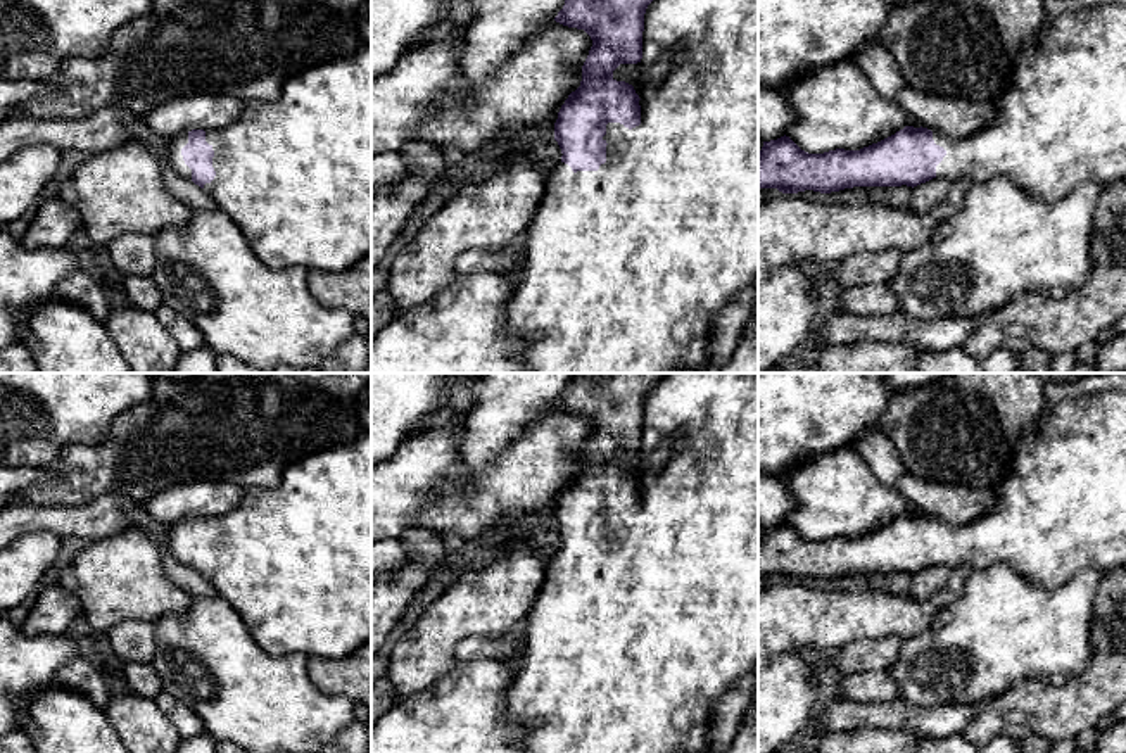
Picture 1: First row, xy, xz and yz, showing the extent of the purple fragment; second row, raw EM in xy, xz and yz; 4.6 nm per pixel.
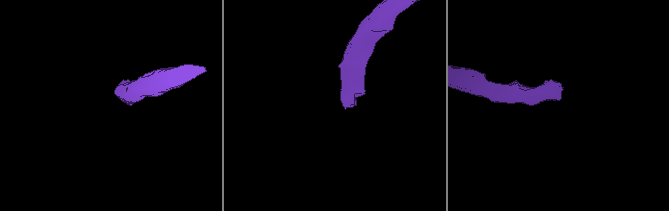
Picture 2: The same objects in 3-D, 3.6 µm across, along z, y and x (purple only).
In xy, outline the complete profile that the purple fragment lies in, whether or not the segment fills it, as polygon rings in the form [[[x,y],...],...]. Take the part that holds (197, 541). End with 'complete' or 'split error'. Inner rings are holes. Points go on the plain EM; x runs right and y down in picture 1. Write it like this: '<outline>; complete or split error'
[[[371,432],[288,465],[273,487],[249,487],[237,509],[162,530],[173,558],[204,575],[271,656],[340,658],[371,636]]]; split error

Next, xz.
[[[575,373],[554,408],[584,416],[592,433],[580,473],[554,509],[563,542],[547,554],[546,582],[525,618],[522,663],[508,691],[506,718],[532,724],[518,748],[522,753],[705,753],[715,699],[758,665],[758,373]],[[663,444],[672,446],[668,461],[648,471],[641,484],[632,471],[613,465],[620,451],[651,452]]]; split error

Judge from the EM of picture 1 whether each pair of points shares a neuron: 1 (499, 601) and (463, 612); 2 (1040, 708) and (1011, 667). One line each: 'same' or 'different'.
1: same
2: different

